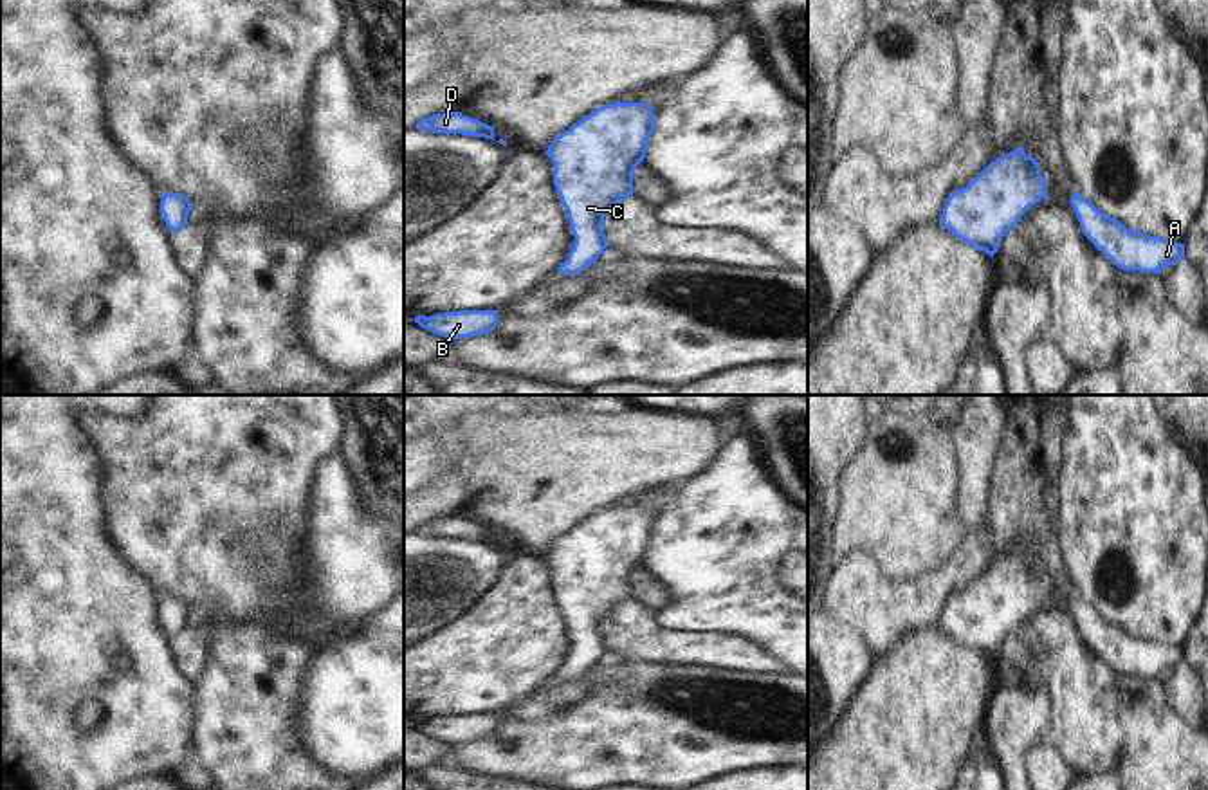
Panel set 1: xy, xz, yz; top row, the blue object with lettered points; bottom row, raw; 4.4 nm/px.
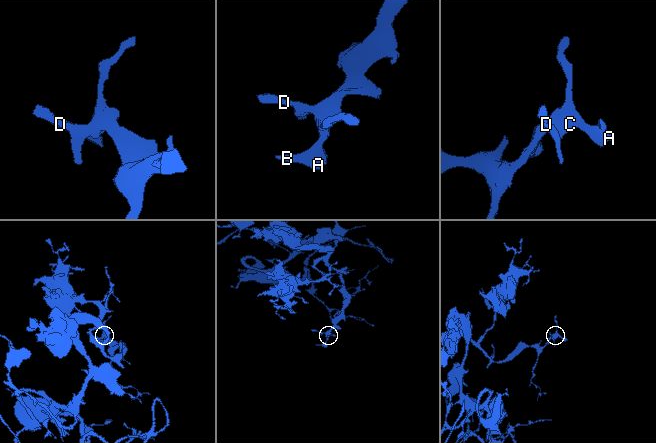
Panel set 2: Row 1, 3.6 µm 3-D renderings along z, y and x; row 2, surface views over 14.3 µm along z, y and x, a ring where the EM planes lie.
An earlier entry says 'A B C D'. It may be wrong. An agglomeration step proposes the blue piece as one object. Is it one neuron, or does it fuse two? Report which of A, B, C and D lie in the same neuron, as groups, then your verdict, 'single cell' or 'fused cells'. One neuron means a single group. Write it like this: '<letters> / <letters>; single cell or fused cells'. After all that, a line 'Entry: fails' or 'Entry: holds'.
A B C D; single cell
Entry: holds

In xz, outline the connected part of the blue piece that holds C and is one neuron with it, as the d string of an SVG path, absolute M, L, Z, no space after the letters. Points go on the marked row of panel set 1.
M644 103L602 105L545 152L554 162L554 186L575 236L561 274L586 271L609 245L604 216L633 195L633 173L649 148L654 119Z

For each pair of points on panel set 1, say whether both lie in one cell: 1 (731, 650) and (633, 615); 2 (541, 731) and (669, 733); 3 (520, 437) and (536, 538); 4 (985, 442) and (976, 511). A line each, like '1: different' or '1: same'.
1: same
2: same
3: same
4: same

